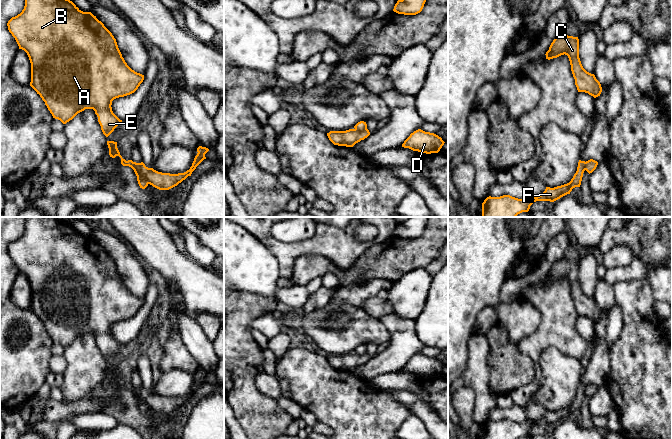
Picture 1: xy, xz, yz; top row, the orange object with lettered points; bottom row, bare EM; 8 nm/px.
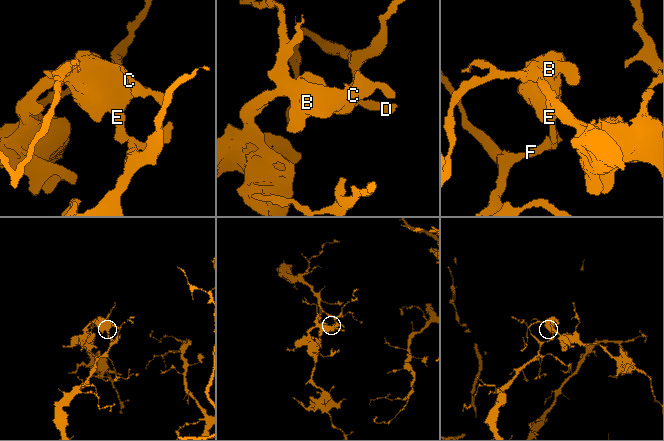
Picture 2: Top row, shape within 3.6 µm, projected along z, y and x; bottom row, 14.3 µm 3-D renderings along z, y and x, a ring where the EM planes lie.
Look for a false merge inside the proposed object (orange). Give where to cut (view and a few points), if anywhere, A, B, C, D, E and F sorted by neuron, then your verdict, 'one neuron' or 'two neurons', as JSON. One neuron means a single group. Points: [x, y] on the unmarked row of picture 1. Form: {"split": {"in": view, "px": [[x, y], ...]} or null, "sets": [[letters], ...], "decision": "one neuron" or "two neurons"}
{"split": {"in": "xy", "px": [[134, 394], [148, 407]]}, "sets": [["A", "B", "C", "D", "E"], ["F"]], "decision": "two neurons"}

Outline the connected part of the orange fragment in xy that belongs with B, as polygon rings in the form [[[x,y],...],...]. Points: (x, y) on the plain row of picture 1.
[[[30,217],[20,238],[12,241],[8,254],[19,273],[24,274],[31,287],[30,310],[40,319],[53,342],[66,348],[85,333],[93,333],[103,358],[108,361],[120,349],[112,335],[112,325],[134,317],[144,304],[144,299],[132,294],[125,286],[112,257],[91,236],[81,235],[72,225],[50,217]]]

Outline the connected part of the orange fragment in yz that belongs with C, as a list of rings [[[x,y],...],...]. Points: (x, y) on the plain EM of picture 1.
[[[563,256],[553,264],[545,279],[546,283],[550,284],[564,278],[569,282],[578,316],[588,317],[594,322],[600,320],[602,316],[600,306],[594,298],[587,296],[581,288],[578,261],[568,260]]]

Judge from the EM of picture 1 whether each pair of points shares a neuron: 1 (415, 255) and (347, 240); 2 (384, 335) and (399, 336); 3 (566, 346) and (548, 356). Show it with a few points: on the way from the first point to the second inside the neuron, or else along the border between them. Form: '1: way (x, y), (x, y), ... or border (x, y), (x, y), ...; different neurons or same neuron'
1: border (392, 234), (385, 240), (371, 245), (355, 262); different neurons
2: border (379, 319), (390, 335), (389, 341); different neurons
3: border (579, 360), (547, 347), (538, 363); different neurons

